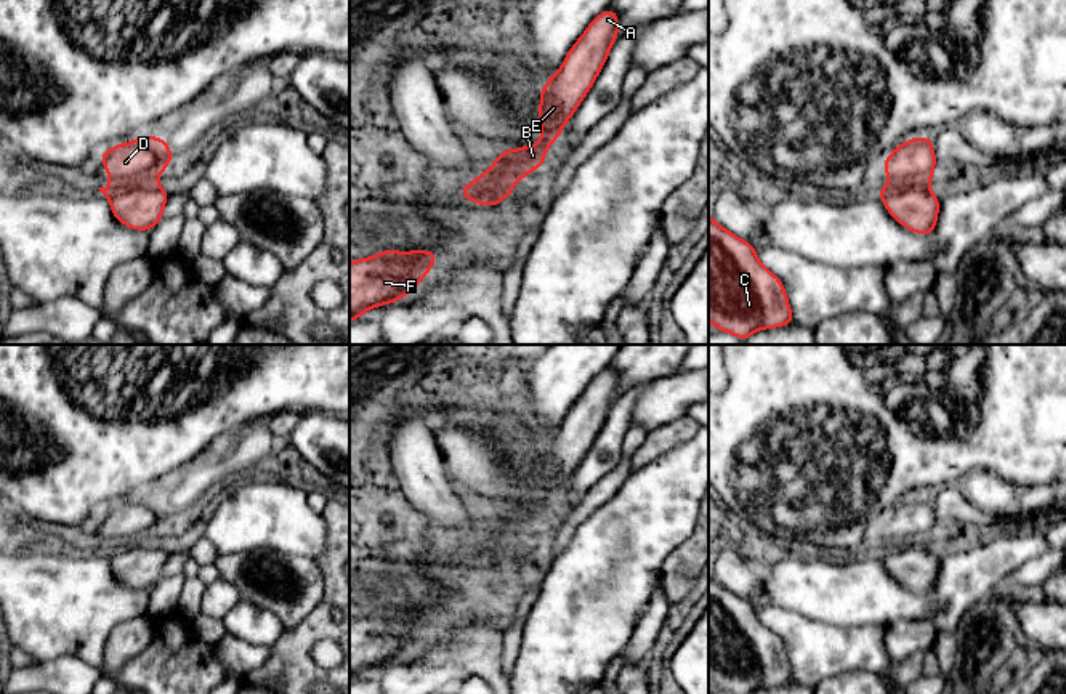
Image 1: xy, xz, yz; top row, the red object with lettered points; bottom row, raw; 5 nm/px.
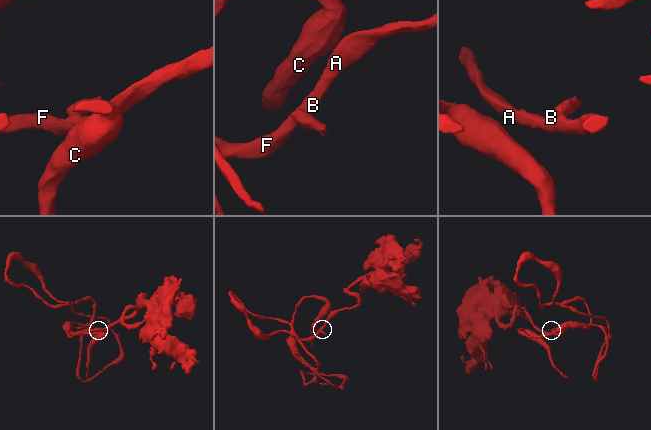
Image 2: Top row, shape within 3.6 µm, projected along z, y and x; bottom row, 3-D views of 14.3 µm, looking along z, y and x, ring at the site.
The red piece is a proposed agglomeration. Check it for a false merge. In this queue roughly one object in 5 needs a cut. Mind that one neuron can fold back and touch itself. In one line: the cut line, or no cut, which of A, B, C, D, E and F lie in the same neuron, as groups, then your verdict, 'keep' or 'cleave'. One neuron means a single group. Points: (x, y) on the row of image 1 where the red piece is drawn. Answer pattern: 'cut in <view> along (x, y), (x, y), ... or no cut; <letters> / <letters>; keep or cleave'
no cut; A B C D E F; keep

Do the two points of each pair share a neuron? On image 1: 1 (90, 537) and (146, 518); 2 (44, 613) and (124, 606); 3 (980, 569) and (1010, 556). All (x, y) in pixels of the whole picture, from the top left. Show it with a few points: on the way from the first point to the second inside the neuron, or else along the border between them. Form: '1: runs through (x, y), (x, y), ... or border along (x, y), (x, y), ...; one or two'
1: runs through (104, 529), (116, 523), (132, 521); one
2: runs through (63, 606), (104, 606); one
3: runs through (988, 564), (1002, 556); one

